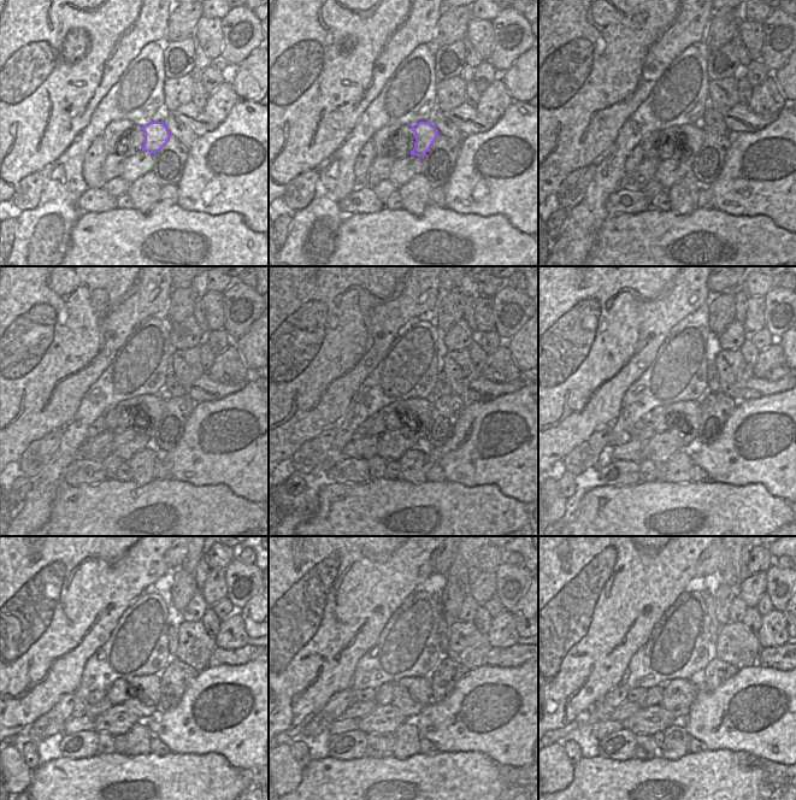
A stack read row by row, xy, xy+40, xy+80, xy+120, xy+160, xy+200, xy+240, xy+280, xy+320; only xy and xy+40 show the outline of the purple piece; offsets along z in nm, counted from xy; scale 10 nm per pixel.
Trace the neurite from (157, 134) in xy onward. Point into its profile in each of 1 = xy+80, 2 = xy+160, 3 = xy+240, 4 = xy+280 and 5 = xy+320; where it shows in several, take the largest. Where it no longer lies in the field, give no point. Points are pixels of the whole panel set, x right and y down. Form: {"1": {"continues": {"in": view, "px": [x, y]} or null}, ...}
{"1": {"continues": {"in": "xy+80", "px": [694, 134]}}, "2": {"continues": {"in": "xy+160", "px": [417, 428]}}, "3": {"continues": {"in": "xy+240", "px": [145, 690]}}, "4": {"continues": {"in": "xy+280", "px": [411, 694]}}, "5": {"continues": {"in": "xy+320", "px": [678, 694]}}}

